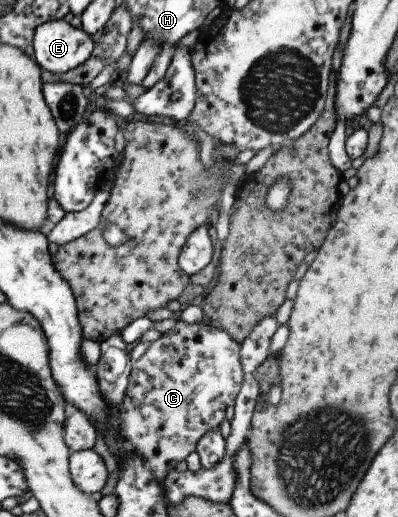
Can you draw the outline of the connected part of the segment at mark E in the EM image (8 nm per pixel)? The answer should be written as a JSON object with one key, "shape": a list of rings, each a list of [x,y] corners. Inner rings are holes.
{"shape":[[[64,19],[42,23],[36,27],[33,59],[53,75],[61,75],[84,64],[95,47],[90,33],[75,28]]]}

